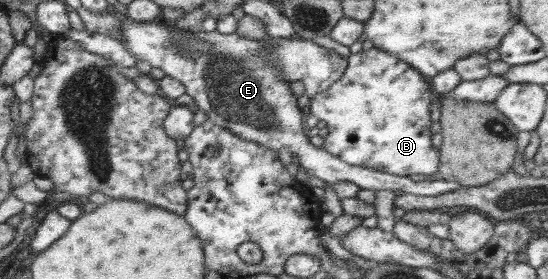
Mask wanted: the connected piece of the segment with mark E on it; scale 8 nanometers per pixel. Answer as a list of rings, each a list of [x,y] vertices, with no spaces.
[[[120,16],[120,31],[124,36],[127,50],[139,60],[149,62],[151,66],[161,69],[167,76],[179,80],[185,92],[194,100],[193,109],[202,110],[207,118],[230,130],[237,137],[261,144],[261,146],[280,151],[288,148],[292,155],[299,159],[299,166],[310,177],[321,179],[327,185],[337,182],[351,182],[359,189],[401,191],[417,196],[437,196],[445,192],[453,192],[461,187],[457,182],[449,182],[438,178],[434,182],[427,180],[416,182],[408,177],[375,171],[363,166],[350,166],[338,157],[316,148],[303,133],[304,116],[297,105],[297,97],[277,69],[262,62],[262,48],[265,39],[250,39],[221,32],[197,31],[196,40],[210,42],[210,51],[198,57],[191,58],[182,55],[182,43],[186,38],[179,33],[172,33],[167,27],[156,22],[137,22],[132,18]]]

